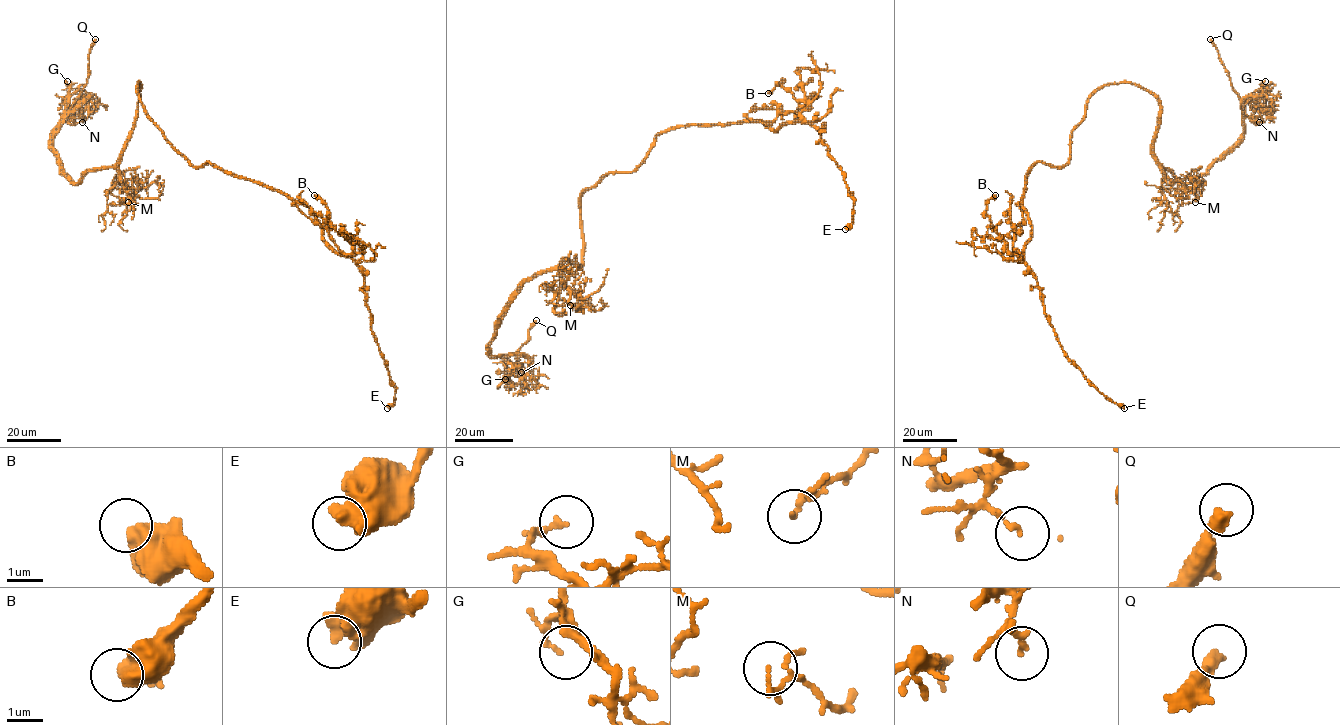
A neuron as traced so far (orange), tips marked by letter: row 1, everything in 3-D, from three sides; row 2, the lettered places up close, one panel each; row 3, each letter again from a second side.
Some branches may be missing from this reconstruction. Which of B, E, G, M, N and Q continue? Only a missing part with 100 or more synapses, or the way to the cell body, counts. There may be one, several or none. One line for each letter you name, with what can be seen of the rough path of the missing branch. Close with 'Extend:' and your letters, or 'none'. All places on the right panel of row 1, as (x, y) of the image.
Extend: Q

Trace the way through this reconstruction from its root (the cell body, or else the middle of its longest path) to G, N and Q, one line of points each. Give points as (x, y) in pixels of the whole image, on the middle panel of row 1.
G: (610, 173), (581, 197), (582, 264), (565, 260), (535, 273), (500, 316), (489, 352), (505, 358), (505, 379)
N: (610, 173), (581, 197), (582, 264), (565, 260), (535, 273), (500, 316), (489, 352), (521, 372)
Q: (610, 173), (581, 197), (582, 264), (565, 260), (526, 281), (500, 316), (489, 352), (516, 352), (536, 320)

